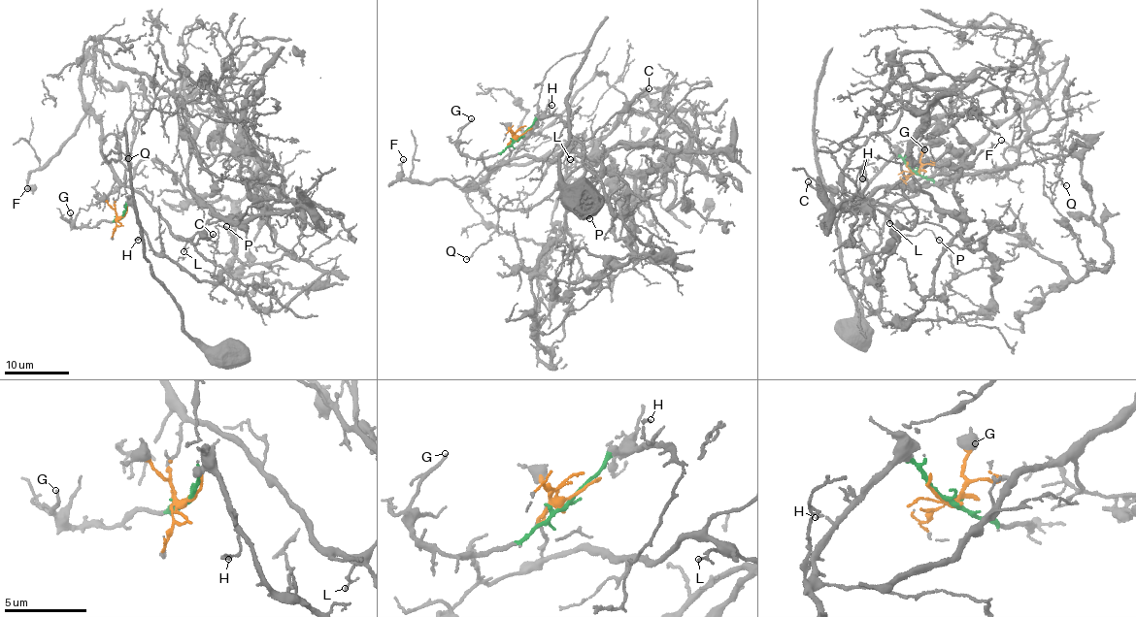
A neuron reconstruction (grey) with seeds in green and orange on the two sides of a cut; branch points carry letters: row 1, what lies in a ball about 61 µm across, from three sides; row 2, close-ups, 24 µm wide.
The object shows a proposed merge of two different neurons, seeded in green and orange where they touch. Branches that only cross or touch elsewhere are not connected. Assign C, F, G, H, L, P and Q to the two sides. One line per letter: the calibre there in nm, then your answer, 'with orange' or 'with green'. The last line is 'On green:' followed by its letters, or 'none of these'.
C: 170 nm | with orange
F: 110 nm | with orange
G: 170 nm | with green
H: 150 nm | with green
L: 170 nm | with orange
P: 120 nm | with green
Q: 170 nm | with orange
On green: G, H, P

